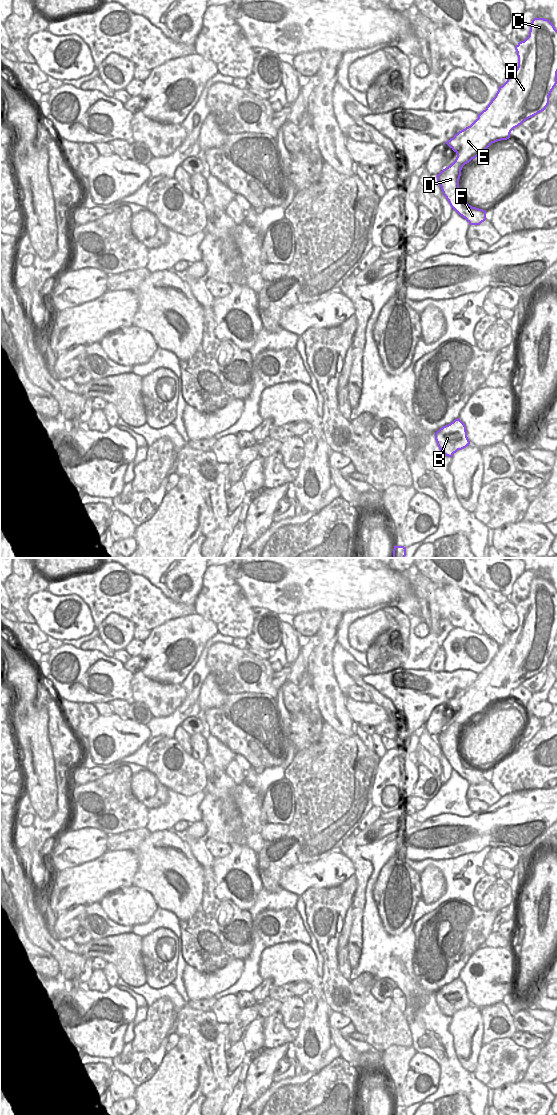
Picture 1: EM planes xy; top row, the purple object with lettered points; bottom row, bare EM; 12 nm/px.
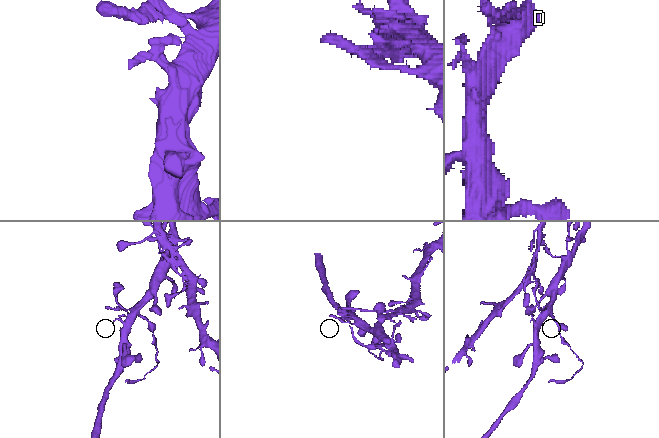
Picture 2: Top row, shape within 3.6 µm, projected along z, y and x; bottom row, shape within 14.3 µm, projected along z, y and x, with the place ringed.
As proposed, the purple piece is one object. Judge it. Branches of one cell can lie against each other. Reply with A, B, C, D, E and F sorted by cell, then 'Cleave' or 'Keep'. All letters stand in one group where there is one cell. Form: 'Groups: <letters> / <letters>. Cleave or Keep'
Groups: A B C D E / F. Cleave

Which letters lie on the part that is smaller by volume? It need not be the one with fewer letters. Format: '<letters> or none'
F

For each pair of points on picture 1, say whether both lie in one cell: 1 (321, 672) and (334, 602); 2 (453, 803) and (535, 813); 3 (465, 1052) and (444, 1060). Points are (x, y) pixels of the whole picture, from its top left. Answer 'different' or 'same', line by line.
1: different
2: different
3: different

